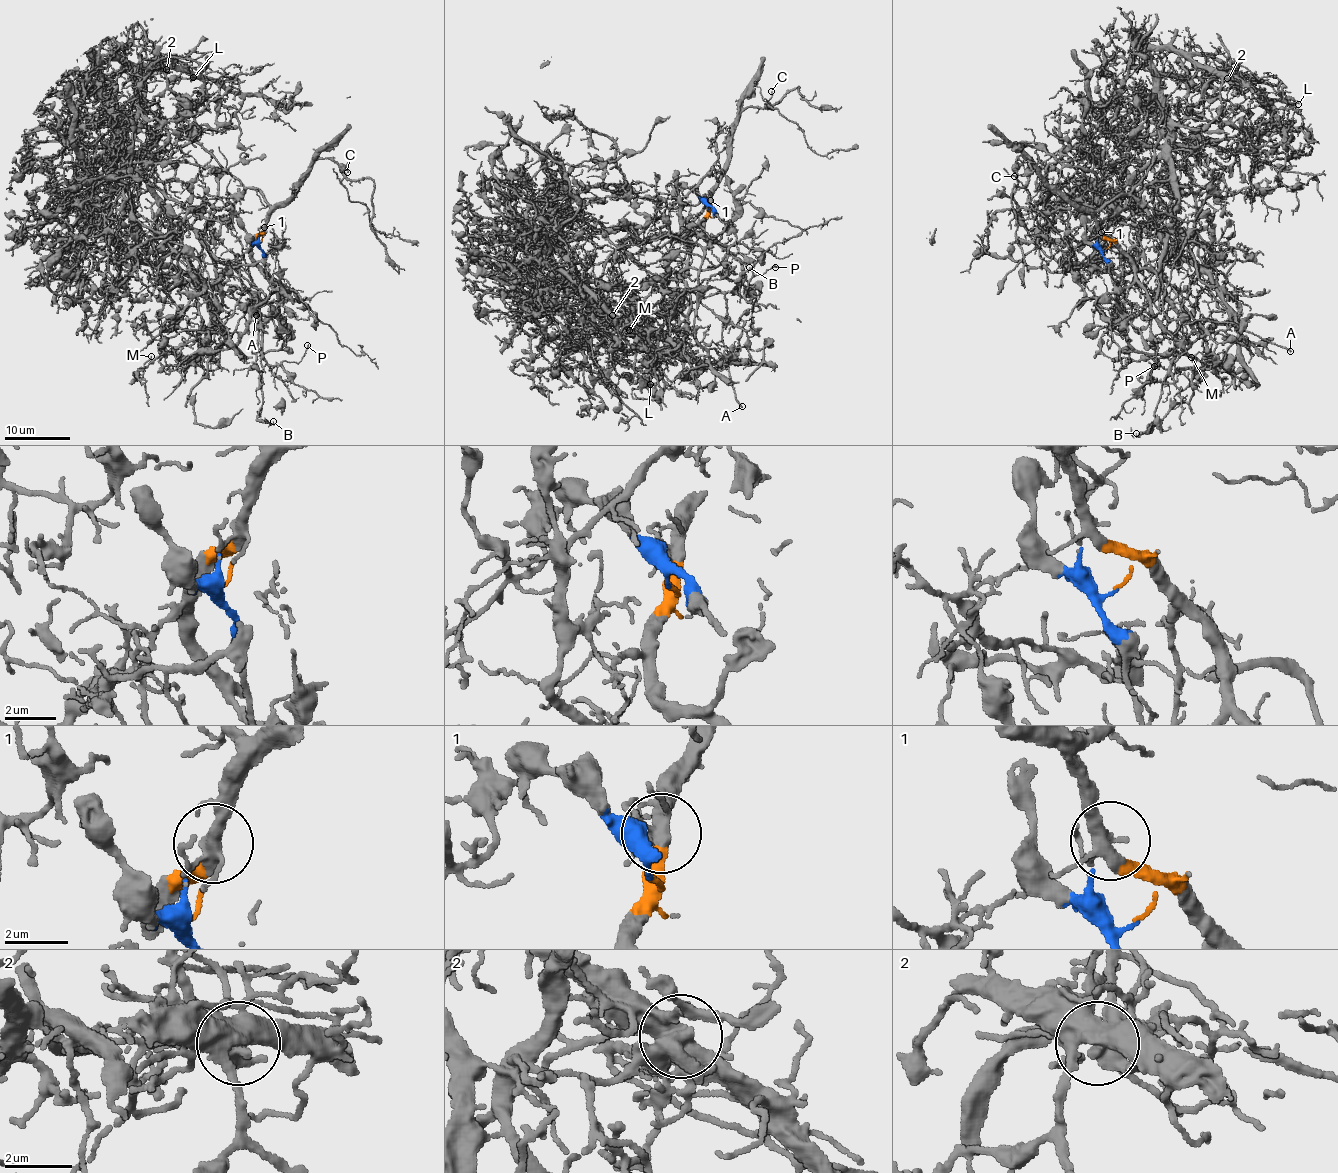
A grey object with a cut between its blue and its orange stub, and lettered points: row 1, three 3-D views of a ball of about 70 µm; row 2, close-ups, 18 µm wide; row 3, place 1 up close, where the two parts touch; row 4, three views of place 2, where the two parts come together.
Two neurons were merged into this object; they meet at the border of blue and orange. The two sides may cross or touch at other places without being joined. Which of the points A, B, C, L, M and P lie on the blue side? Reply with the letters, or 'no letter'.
L, M

